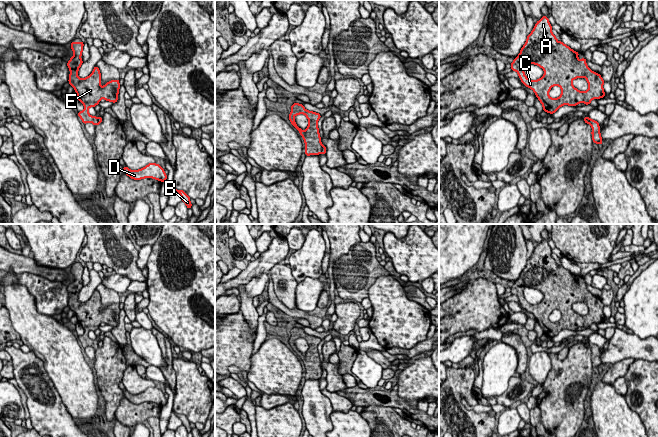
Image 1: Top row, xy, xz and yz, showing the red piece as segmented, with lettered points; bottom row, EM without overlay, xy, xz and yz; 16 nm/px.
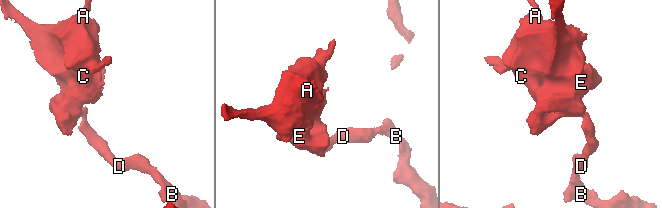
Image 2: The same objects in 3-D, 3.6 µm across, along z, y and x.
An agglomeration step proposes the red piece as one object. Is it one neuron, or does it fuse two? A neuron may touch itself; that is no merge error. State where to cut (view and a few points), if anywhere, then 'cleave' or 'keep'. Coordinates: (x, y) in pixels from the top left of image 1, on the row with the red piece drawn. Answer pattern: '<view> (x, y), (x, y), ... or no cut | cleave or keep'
yz (584, 117), (590, 123) | cleave

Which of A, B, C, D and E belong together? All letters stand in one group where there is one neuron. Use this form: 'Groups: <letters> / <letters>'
Groups: A C E / B D

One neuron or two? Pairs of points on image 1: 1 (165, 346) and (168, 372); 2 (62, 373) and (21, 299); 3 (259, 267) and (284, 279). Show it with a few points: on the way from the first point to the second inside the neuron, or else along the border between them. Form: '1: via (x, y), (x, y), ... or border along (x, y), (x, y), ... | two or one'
1: via (166, 352), (168, 366) | one
2: via (62, 355), (26, 317) | one
3: border along (283, 262), (276, 263), (268, 271) | two

